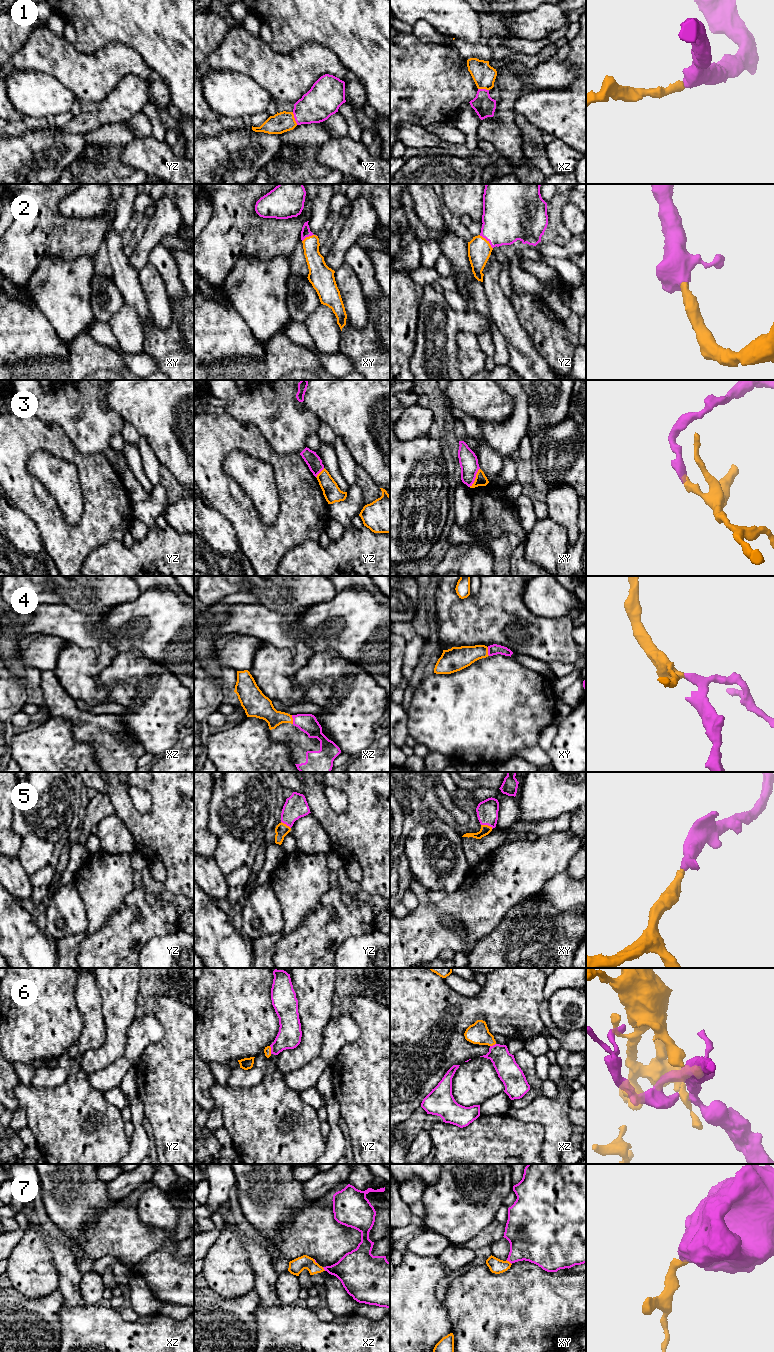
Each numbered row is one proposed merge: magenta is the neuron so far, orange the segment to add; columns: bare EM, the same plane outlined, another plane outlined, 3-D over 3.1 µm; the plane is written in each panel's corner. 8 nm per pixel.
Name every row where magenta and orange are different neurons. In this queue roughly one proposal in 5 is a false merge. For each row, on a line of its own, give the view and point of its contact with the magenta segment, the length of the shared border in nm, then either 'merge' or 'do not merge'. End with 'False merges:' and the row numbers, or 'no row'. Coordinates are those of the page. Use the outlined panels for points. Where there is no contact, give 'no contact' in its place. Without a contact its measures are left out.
1: meets magenta in yz at (295, 118); contact 110 nm long; merge
2: meets magenta in yz at (487, 240); contact 160 nm long; merge
3: meets magenta in xy at (475, 477); contact 170 nm long; do not merge
4: meets magenta in xz at (293, 719); contact 70 nm long; merge
5: meets magenta in xy at (487, 824); contact 100 nm long; merge
6: meets magenta in yz at (271, 1050); contact 70 nm long; merge
7: meets magenta in xy at (509, 1261); contact 60 nm long; do not merge
False merges: 3, 7

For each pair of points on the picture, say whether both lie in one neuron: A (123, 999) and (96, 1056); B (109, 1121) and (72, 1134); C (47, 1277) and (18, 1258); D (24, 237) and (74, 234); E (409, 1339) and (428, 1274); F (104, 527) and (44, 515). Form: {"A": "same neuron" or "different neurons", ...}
{"A": "same neuron", "B": "same neuron", "C": "same neuron", "D": "same neuron", "E": "same neuron", "F": "same neuron"}

